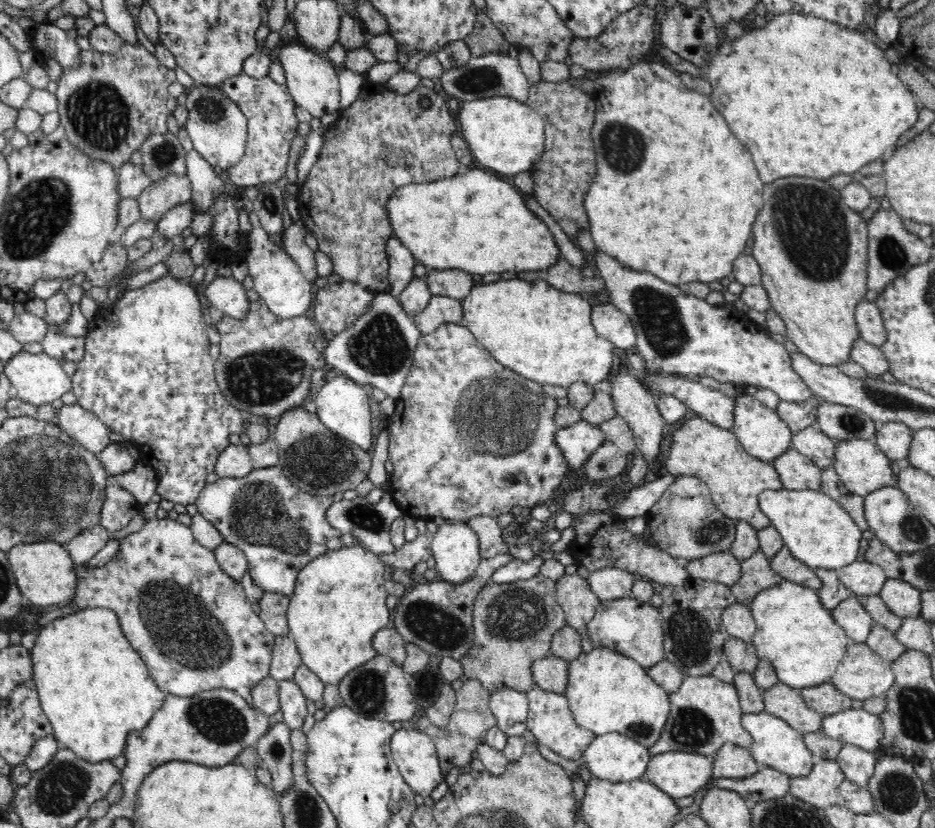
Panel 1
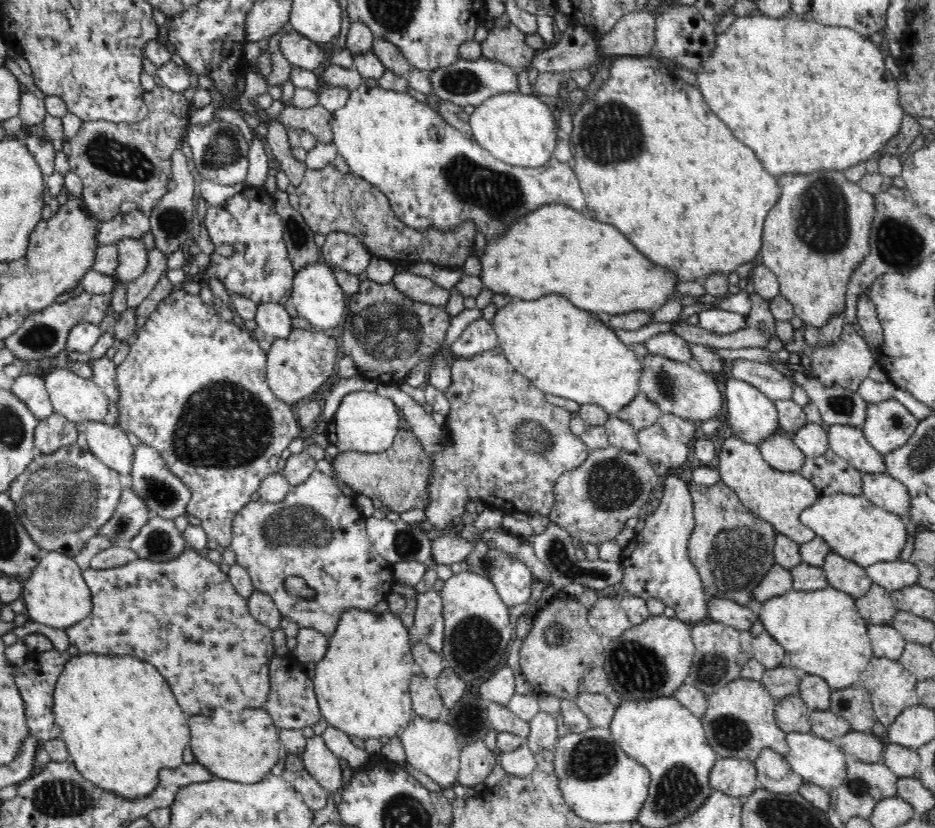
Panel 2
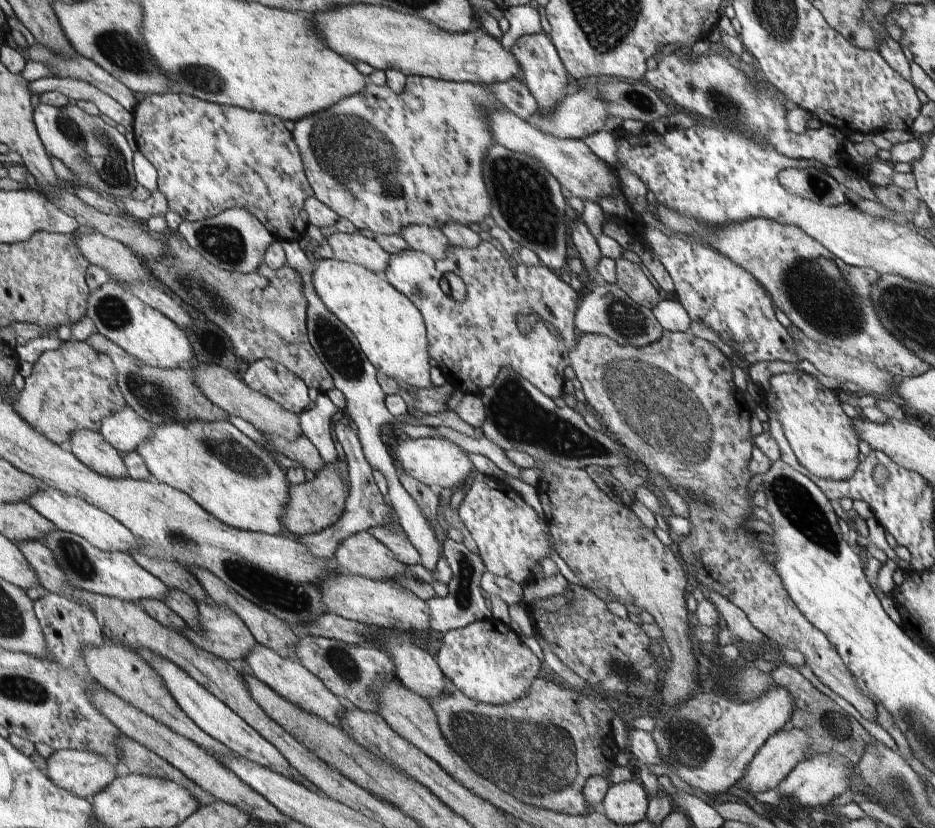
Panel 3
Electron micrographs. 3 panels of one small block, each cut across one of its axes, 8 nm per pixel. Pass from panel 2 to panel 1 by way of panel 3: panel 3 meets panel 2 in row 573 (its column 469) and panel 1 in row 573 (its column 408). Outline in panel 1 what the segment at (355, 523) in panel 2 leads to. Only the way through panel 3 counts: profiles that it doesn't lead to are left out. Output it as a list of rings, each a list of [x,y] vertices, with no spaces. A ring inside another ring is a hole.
[[[276,468],[252,470],[242,478],[220,478],[208,484],[198,500],[198,512],[212,522],[220,536],[238,546],[248,560],[248,572],[262,592],[282,594],[290,598],[296,588],[300,570],[328,550],[326,542],[342,534],[328,524],[328,508],[334,504],[330,496],[314,496],[292,486],[288,476]]]

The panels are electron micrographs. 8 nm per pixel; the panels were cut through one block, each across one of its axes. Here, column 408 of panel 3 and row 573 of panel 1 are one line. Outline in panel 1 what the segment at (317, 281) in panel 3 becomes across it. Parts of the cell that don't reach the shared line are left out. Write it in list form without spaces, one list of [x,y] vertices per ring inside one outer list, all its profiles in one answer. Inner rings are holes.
[[[356,544],[354,548],[326,550],[300,570],[286,608],[286,620],[304,666],[324,684],[338,686],[350,670],[378,654],[372,646],[372,638],[380,628],[390,628],[394,616],[394,612],[386,608],[384,566],[386,562],[374,552]]]

